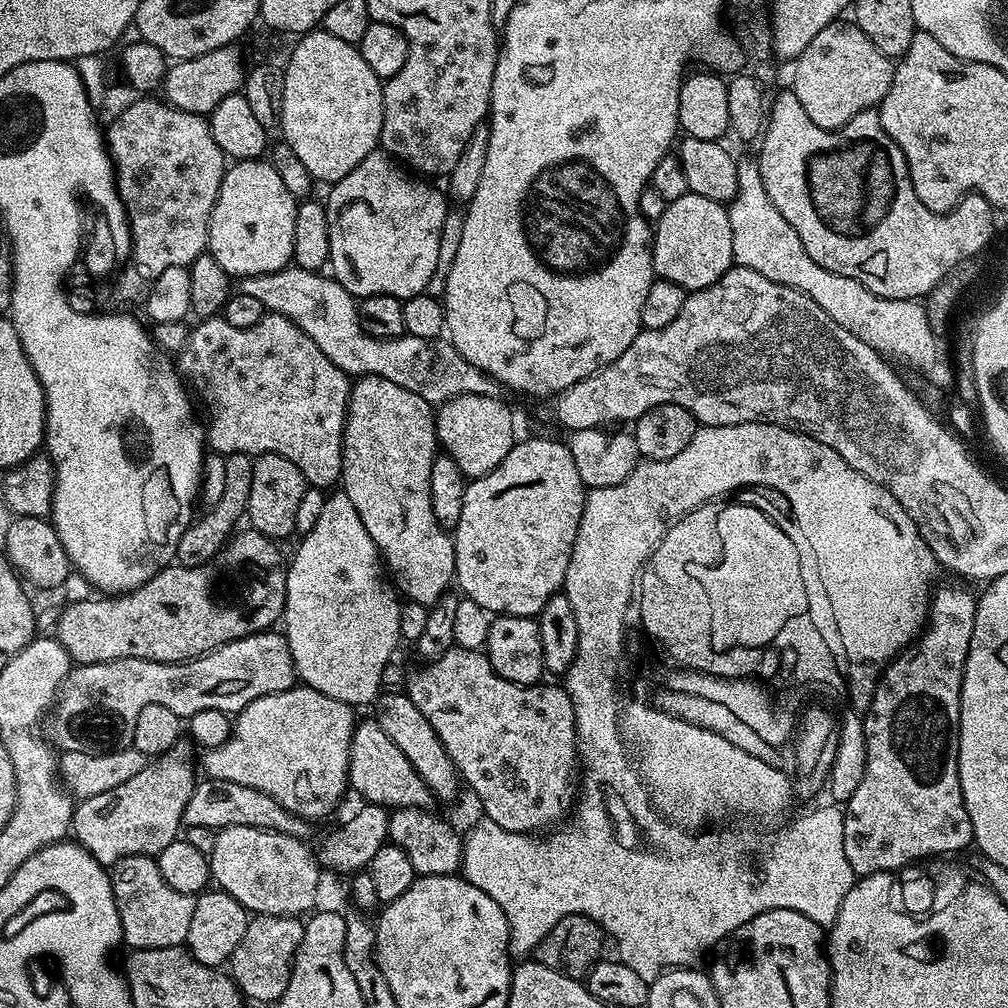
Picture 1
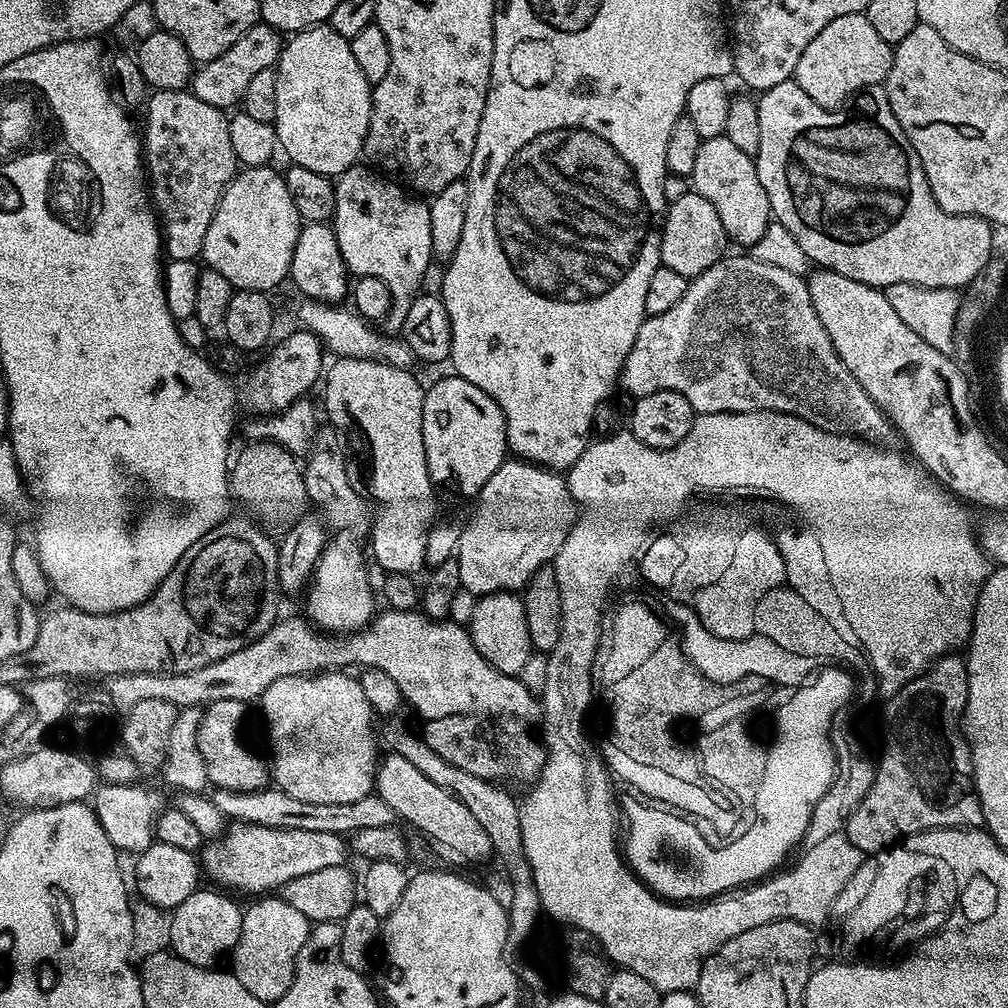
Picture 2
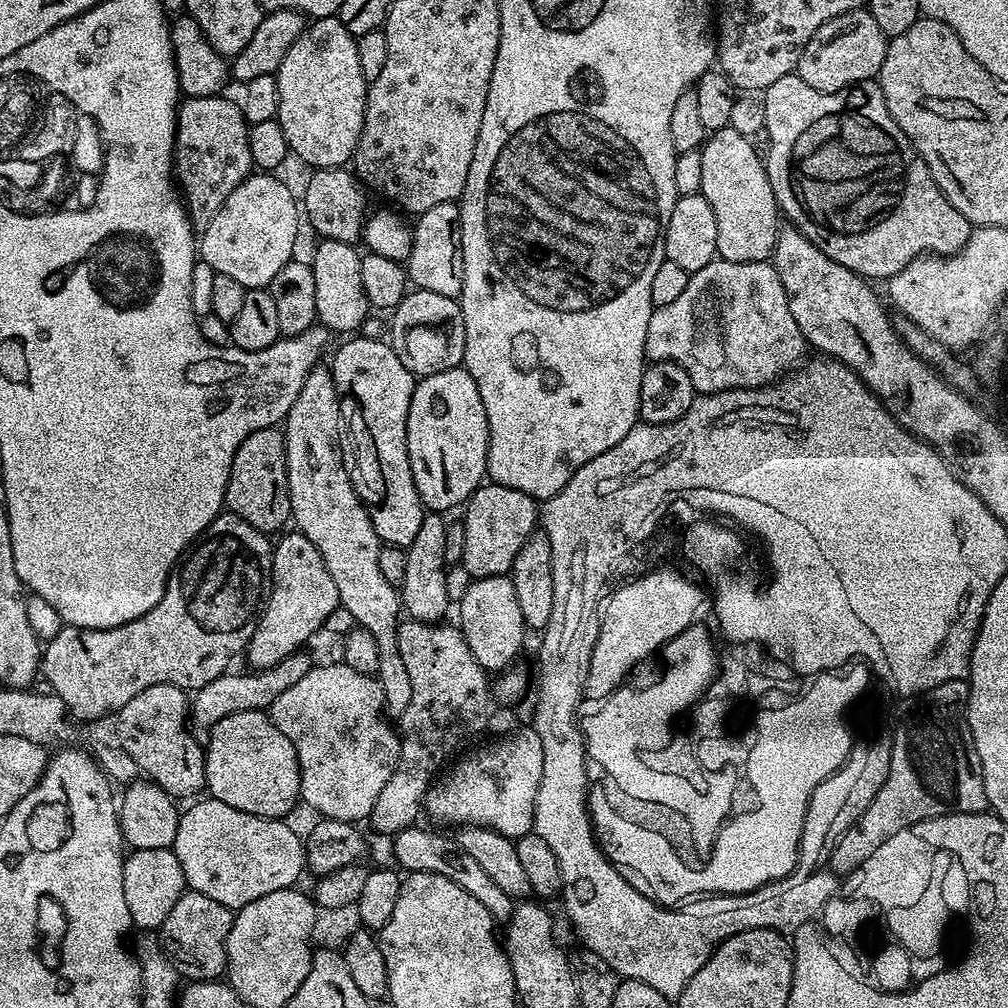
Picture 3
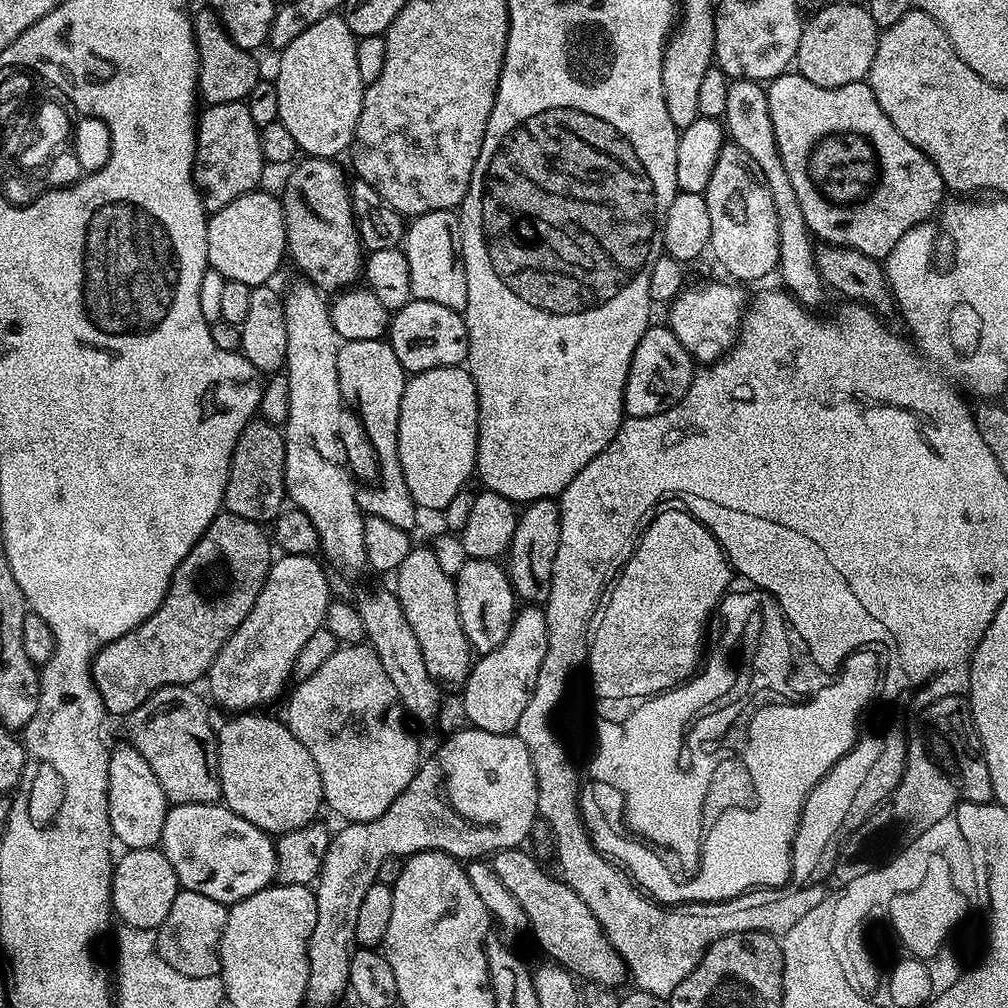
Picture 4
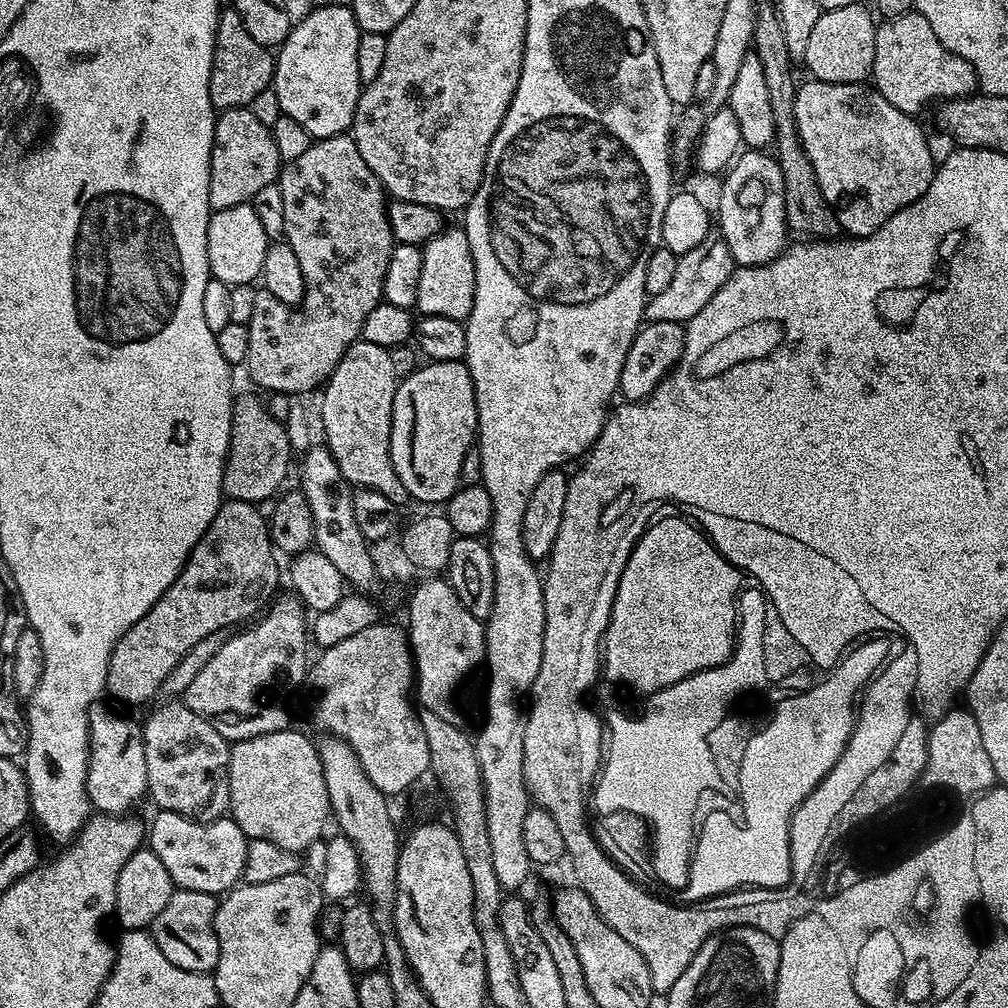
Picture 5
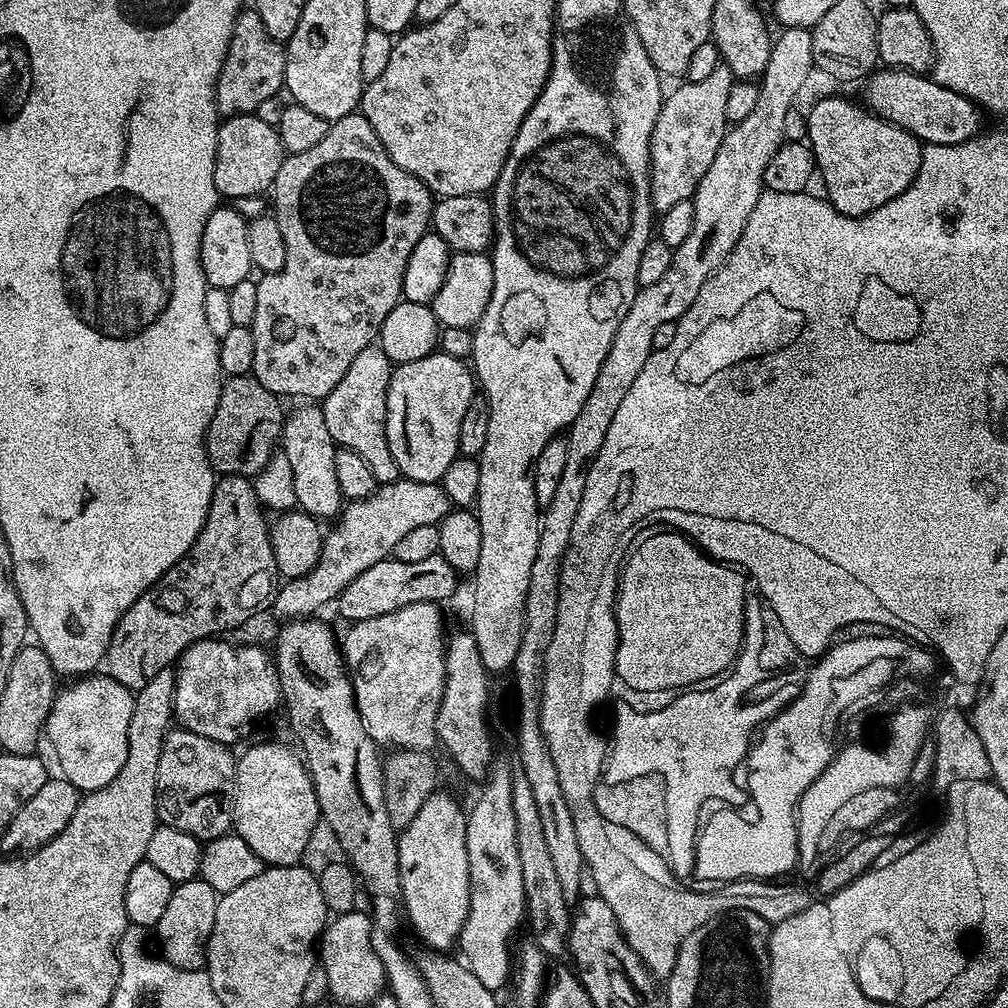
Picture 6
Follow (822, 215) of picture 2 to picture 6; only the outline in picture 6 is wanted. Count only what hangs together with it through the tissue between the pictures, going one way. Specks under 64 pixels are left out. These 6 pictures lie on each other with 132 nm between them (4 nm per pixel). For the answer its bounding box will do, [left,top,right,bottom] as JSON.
[806,96,924,216]

